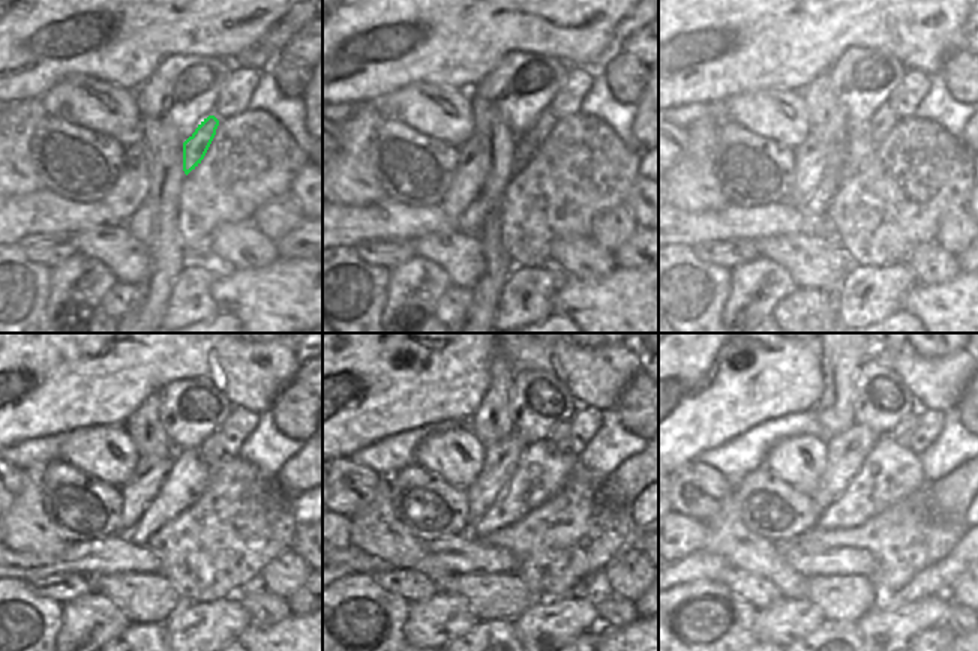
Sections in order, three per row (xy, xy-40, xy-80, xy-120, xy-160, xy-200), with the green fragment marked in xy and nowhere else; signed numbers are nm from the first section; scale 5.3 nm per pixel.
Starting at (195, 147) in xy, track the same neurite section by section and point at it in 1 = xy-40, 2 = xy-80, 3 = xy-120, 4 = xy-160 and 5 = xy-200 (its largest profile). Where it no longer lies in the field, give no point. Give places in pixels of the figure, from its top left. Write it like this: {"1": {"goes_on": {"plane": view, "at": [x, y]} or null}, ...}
{"1": {"goes_on": {"plane": "xy-40", "at": [531, 141]}}, "2": {"goes_on": {"plane": "xy-80", "at": [884, 119]}}, "3": {"goes_on": {"plane": "xy-120", "at": [212, 450]}}, "4": {"goes_on": {"plane": "xy-160", "at": [560, 437]}}, "5": {"goes_on": {"plane": "xy-200", "at": [902, 432]}}}

